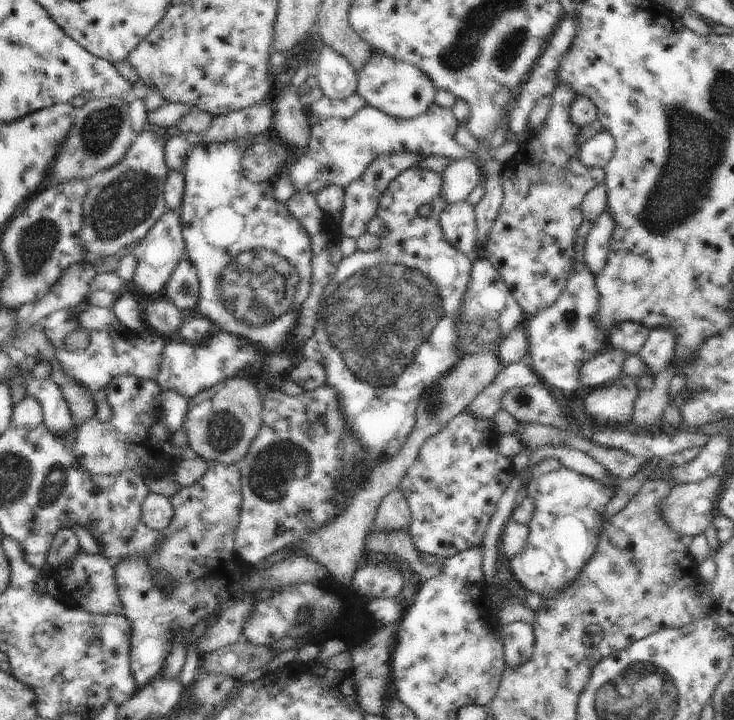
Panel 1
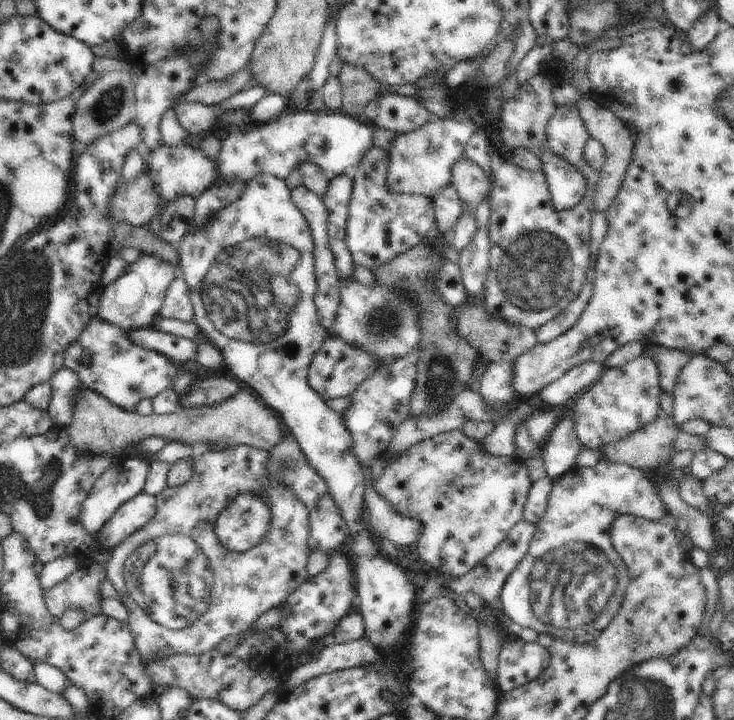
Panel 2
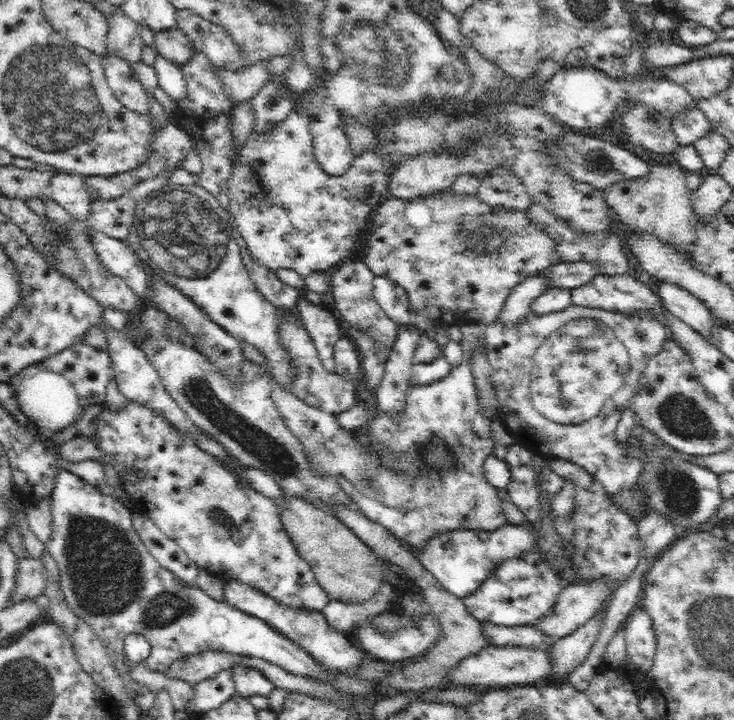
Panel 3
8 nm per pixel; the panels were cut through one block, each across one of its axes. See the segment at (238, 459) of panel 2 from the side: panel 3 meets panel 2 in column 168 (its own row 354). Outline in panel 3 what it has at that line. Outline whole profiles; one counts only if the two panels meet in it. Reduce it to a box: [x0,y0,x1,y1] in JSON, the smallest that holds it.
[482,303,670,496]

